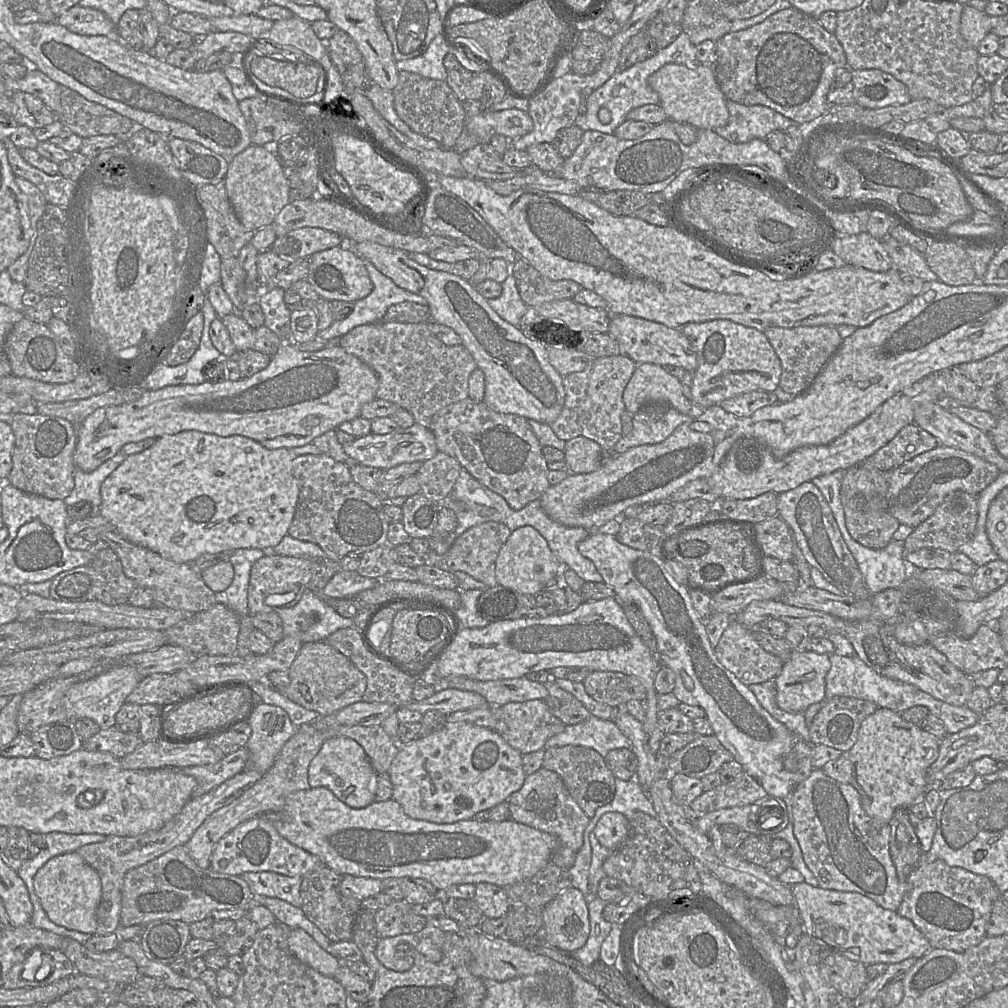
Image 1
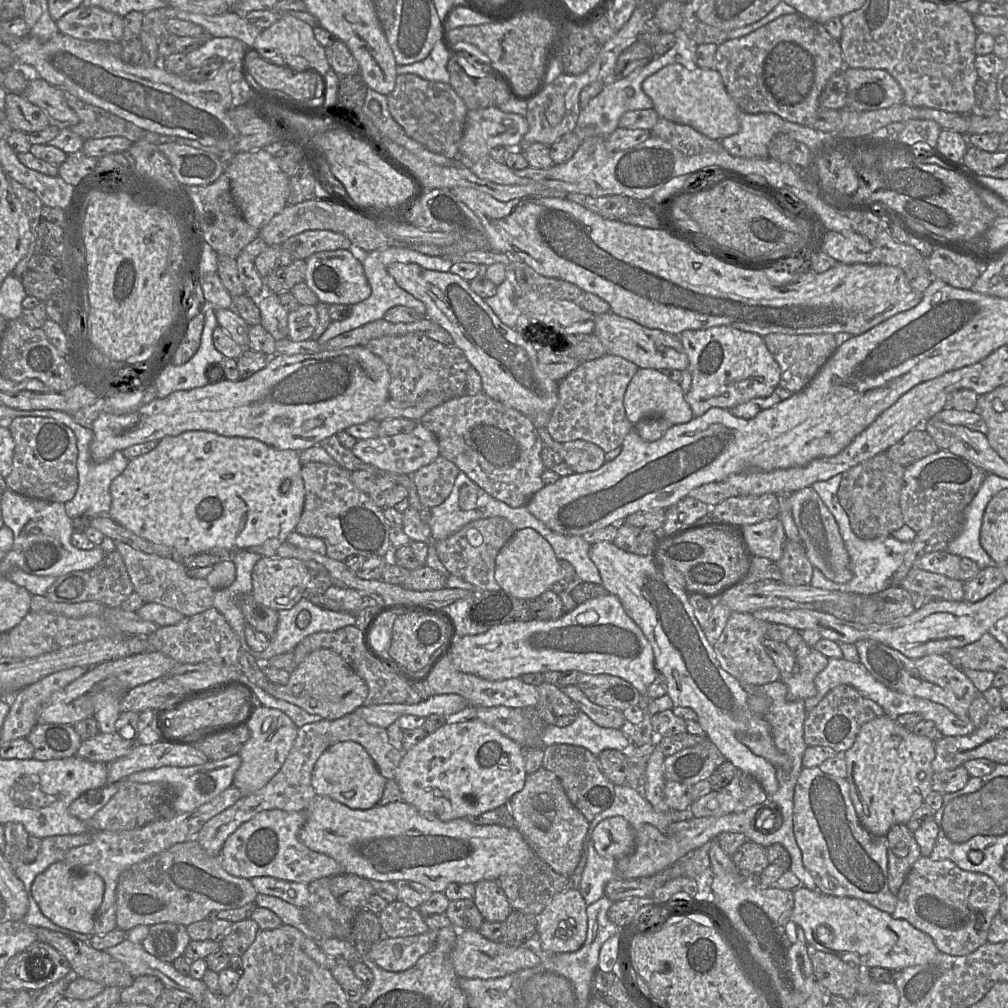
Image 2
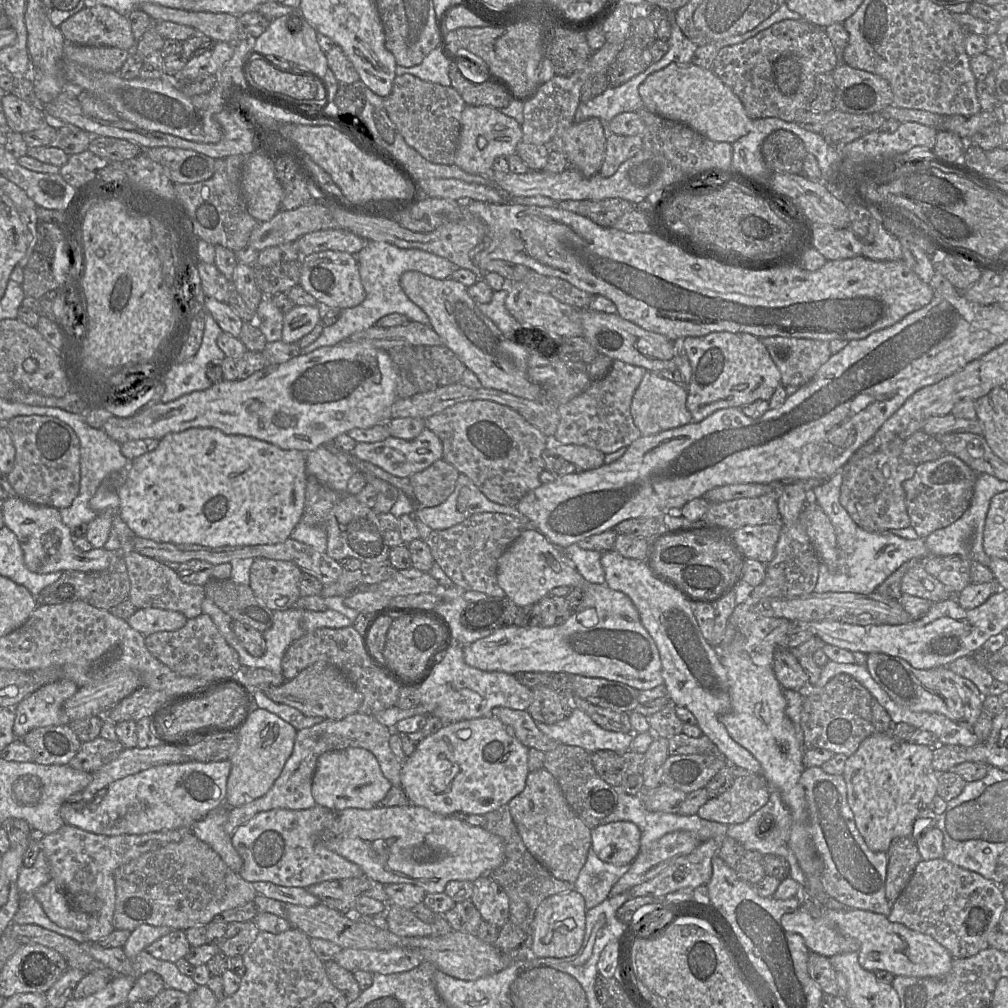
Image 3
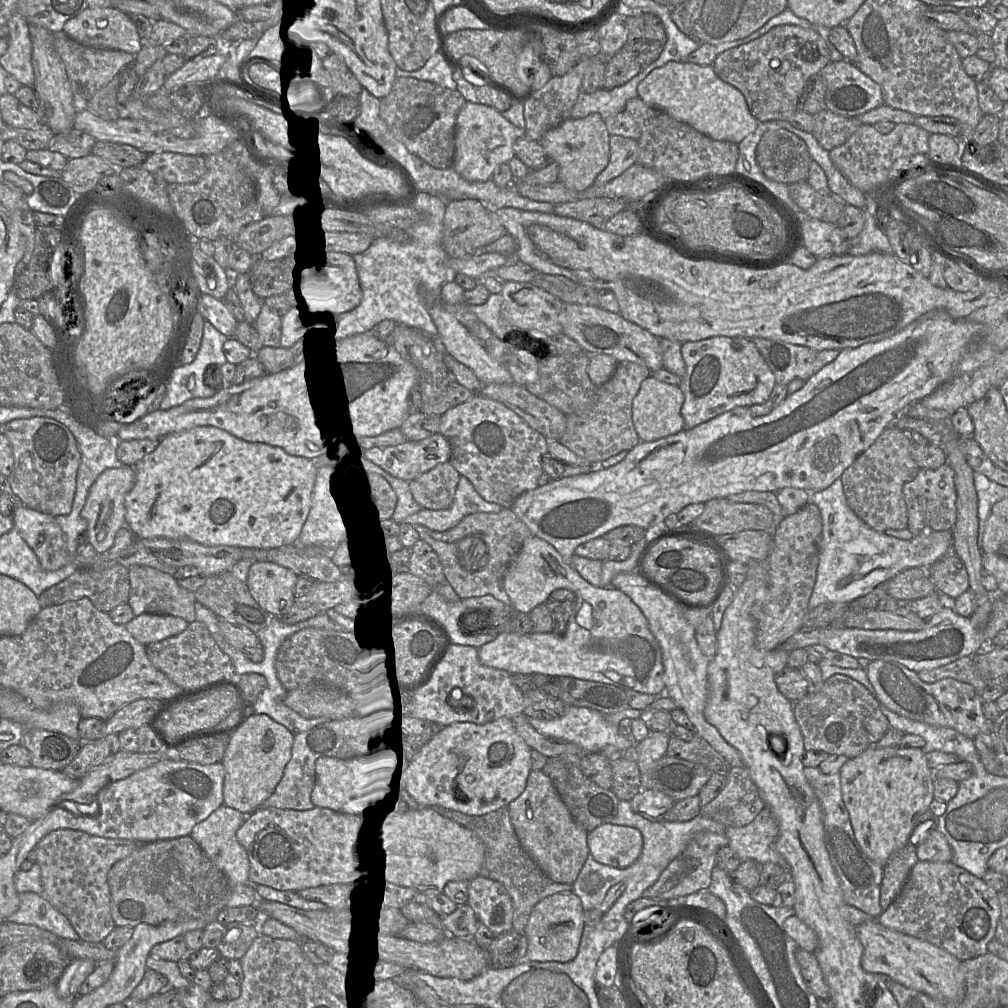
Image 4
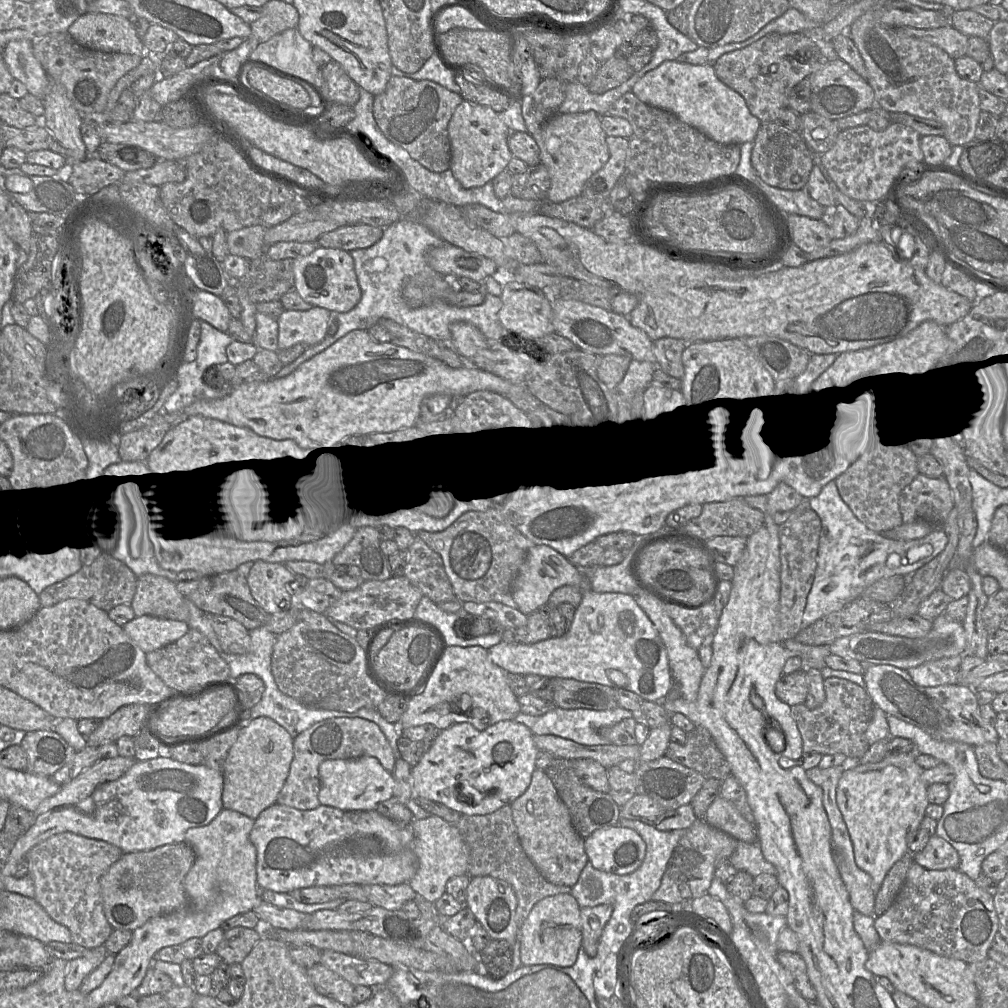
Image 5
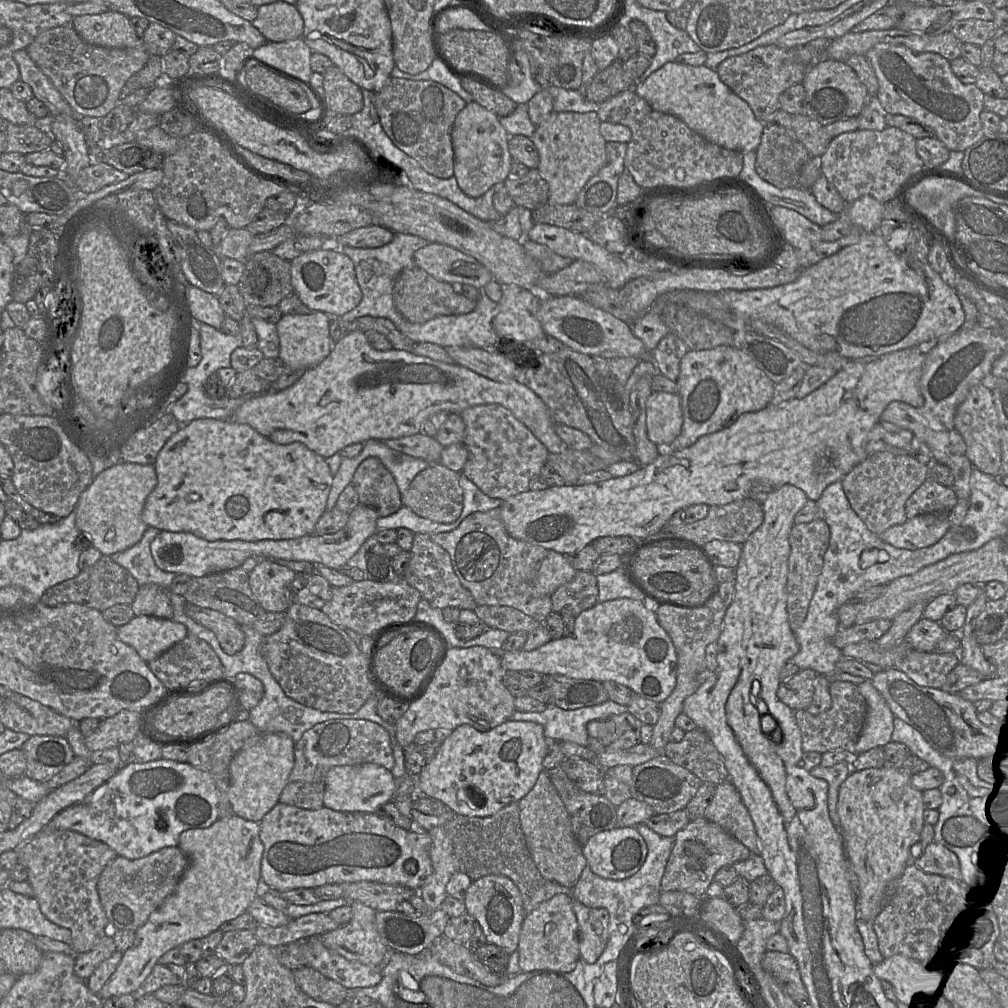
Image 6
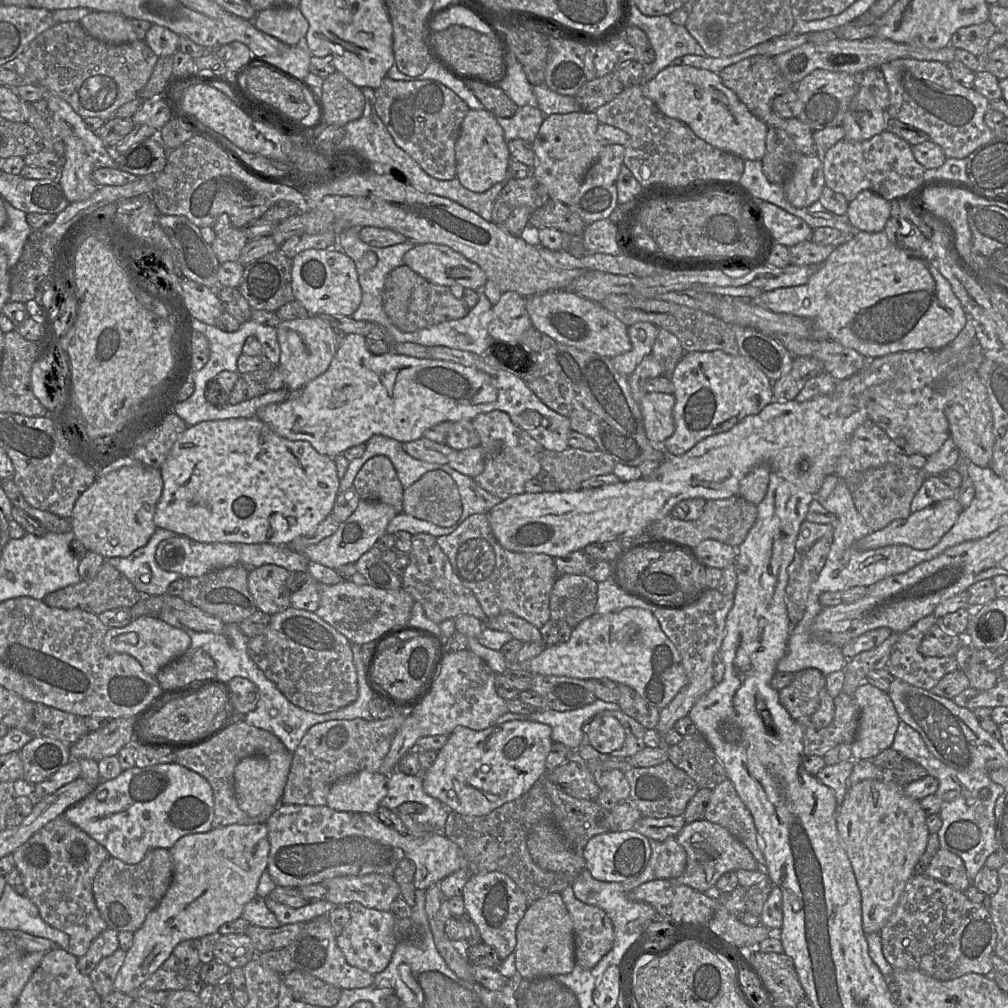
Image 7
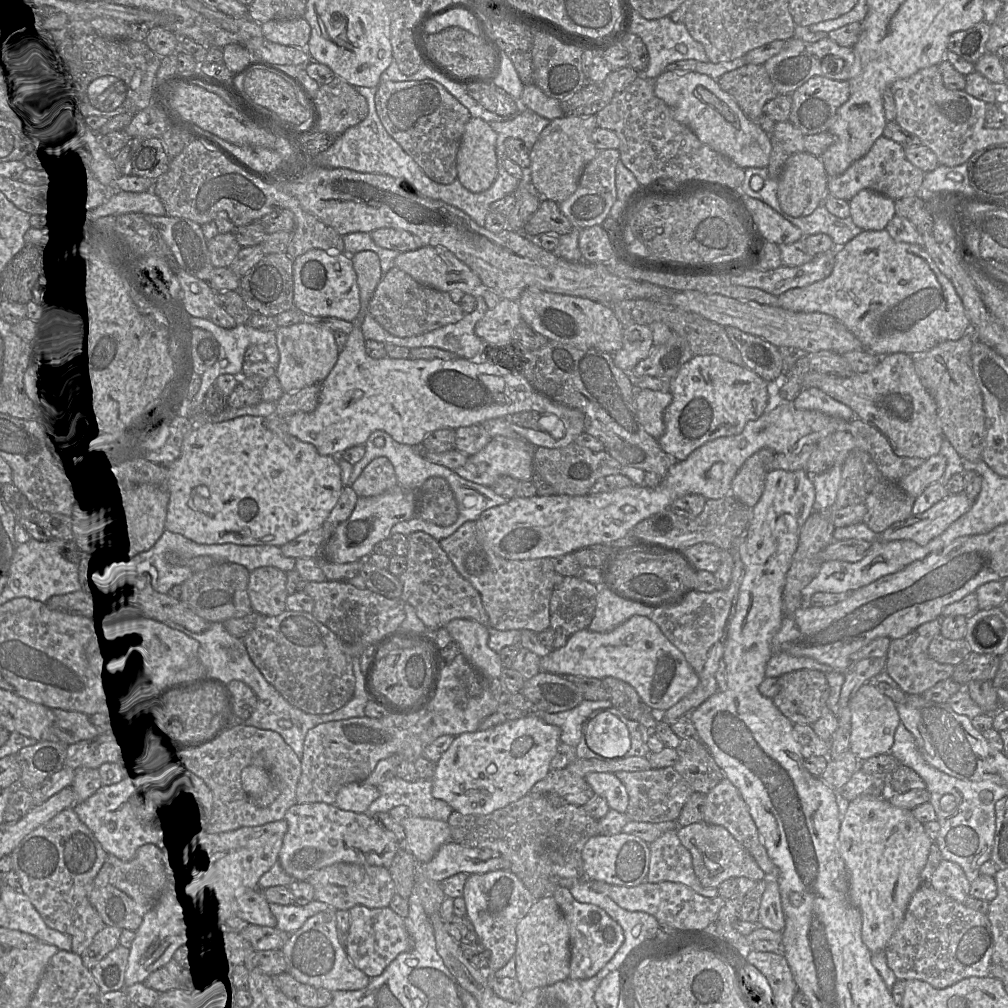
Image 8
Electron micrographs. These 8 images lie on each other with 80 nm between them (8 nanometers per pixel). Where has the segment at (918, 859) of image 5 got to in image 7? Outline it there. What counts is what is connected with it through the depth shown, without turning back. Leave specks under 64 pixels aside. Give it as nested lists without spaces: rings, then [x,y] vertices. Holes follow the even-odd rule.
[[[945,849],[938,850],[924,873],[962,892],[972,884],[968,879],[963,860]]]

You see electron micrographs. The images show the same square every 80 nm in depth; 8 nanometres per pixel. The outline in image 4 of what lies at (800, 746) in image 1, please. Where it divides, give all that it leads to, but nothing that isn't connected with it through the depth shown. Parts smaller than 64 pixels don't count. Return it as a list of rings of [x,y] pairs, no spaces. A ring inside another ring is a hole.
[[[635,572],[617,574],[612,579],[611,586],[626,594],[639,607],[647,619],[649,629],[662,652],[665,693],[687,714],[695,727],[695,733],[705,739],[726,759],[731,767],[745,767],[739,751],[731,746],[704,717],[704,710],[709,696],[708,666],[710,659],[699,649],[696,641],[696,628],[692,627],[684,618],[683,608],[648,585]]]

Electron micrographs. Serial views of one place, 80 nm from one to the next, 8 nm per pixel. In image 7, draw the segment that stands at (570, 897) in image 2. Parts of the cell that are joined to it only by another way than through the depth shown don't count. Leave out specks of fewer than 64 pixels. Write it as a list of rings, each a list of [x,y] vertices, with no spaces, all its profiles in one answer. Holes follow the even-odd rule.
[[[551,893],[529,905],[516,930],[515,965],[526,980],[535,982],[569,974],[575,967],[574,927],[560,893]]]

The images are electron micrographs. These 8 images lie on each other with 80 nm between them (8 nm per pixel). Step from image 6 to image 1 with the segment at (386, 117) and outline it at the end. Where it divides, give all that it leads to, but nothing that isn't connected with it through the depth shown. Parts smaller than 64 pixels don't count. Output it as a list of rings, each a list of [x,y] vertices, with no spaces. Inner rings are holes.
[[[401,71],[398,75],[398,83],[392,92],[394,107],[398,116],[413,131],[436,140],[446,150],[454,148],[466,124],[467,114],[446,81]]]

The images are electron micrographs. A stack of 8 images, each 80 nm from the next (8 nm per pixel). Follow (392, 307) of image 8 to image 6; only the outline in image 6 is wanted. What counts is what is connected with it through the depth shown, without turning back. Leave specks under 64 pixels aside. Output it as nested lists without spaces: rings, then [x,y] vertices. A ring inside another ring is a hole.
[[[418,267],[404,269],[398,274],[392,295],[397,311],[408,322],[415,324],[423,324],[439,316],[468,314],[477,306],[476,301],[456,293],[451,284],[435,279]]]

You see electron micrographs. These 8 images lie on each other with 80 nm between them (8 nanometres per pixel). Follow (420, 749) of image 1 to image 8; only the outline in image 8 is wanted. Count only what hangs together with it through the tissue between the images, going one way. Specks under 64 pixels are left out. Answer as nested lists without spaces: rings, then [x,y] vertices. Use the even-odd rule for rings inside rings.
[[[527,715],[489,728],[485,731],[456,736],[437,762],[432,778],[432,796],[443,800],[463,815],[488,815],[515,802],[528,793],[550,770],[550,762],[557,752],[561,736],[558,726],[546,723],[540,716]]]

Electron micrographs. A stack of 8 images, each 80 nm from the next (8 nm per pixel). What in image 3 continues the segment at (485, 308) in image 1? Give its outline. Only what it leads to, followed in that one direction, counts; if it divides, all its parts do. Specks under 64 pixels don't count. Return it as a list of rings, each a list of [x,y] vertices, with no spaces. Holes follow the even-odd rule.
[[[411,270],[401,275],[400,286],[408,298],[427,314],[431,327],[440,336],[443,345],[452,350],[463,364],[477,376],[482,388],[500,390],[528,400],[544,398],[545,393],[542,386],[532,382],[527,373],[531,346],[529,342],[534,346],[536,344],[531,338],[526,338],[521,334],[517,335],[517,339],[507,338],[494,322],[480,311],[478,304],[469,296],[465,285],[452,277],[440,280]]]

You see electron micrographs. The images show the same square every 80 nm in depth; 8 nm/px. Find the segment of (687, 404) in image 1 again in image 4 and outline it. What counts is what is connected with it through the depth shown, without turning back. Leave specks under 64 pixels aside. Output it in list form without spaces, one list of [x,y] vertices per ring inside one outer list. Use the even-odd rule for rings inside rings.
[[[652,375],[647,377],[632,404],[632,419],[640,441],[653,442],[684,430],[685,422],[681,414],[684,399],[680,386],[661,382]]]

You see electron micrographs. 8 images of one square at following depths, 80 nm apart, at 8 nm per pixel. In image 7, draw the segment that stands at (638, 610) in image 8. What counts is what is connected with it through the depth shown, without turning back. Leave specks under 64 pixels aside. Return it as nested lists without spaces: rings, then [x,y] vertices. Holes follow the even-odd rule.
[[[613,577],[598,583],[597,614],[604,615],[619,612],[628,607],[639,607],[652,612],[655,610],[643,601],[627,595],[616,585]]]

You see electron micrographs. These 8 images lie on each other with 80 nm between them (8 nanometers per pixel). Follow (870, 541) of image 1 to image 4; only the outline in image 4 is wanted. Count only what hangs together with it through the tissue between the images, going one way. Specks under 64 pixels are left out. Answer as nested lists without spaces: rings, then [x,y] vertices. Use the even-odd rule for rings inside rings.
[[[889,426],[841,476],[849,507],[866,525],[877,532],[887,529],[902,530],[908,526],[903,485],[912,481],[920,469],[912,458],[912,445],[913,441],[906,432]]]

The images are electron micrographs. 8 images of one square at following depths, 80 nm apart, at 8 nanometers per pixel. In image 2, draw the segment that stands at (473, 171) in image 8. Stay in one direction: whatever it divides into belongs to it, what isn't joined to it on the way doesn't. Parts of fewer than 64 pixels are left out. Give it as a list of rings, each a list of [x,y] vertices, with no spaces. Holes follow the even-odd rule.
[[[498,107],[468,110],[458,157],[470,165],[489,155],[496,146],[504,146],[507,149],[520,148],[521,141],[528,130],[529,124],[525,117],[515,113],[504,113]]]

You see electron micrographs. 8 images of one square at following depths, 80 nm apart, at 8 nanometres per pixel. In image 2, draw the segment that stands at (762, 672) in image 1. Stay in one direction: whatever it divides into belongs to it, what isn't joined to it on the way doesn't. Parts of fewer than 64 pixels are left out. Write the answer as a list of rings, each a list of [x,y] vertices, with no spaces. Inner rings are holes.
[[[732,612],[721,636],[713,645],[721,667],[743,686],[761,686],[780,680],[780,672],[763,645],[769,624],[750,613]]]

